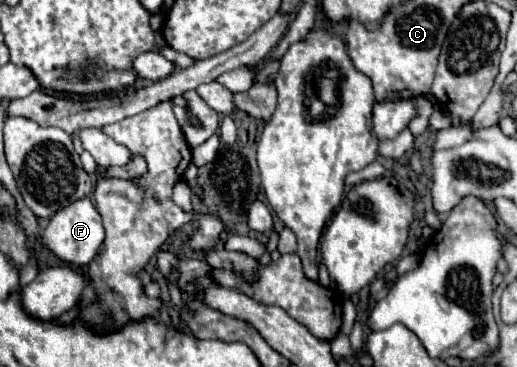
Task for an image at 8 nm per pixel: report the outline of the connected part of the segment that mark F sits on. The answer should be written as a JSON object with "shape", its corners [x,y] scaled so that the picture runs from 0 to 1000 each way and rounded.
{"shape":[[[157,540],[126,567],[118,567],[95,605],[95,616],[87,621],[79,659],[122,714],[133,719],[172,719],[180,708],[180,698],[188,692],[191,670],[199,665],[203,649],[203,621],[199,621],[199,599],[195,583],[188,578],[184,556],[172,540]]]}

